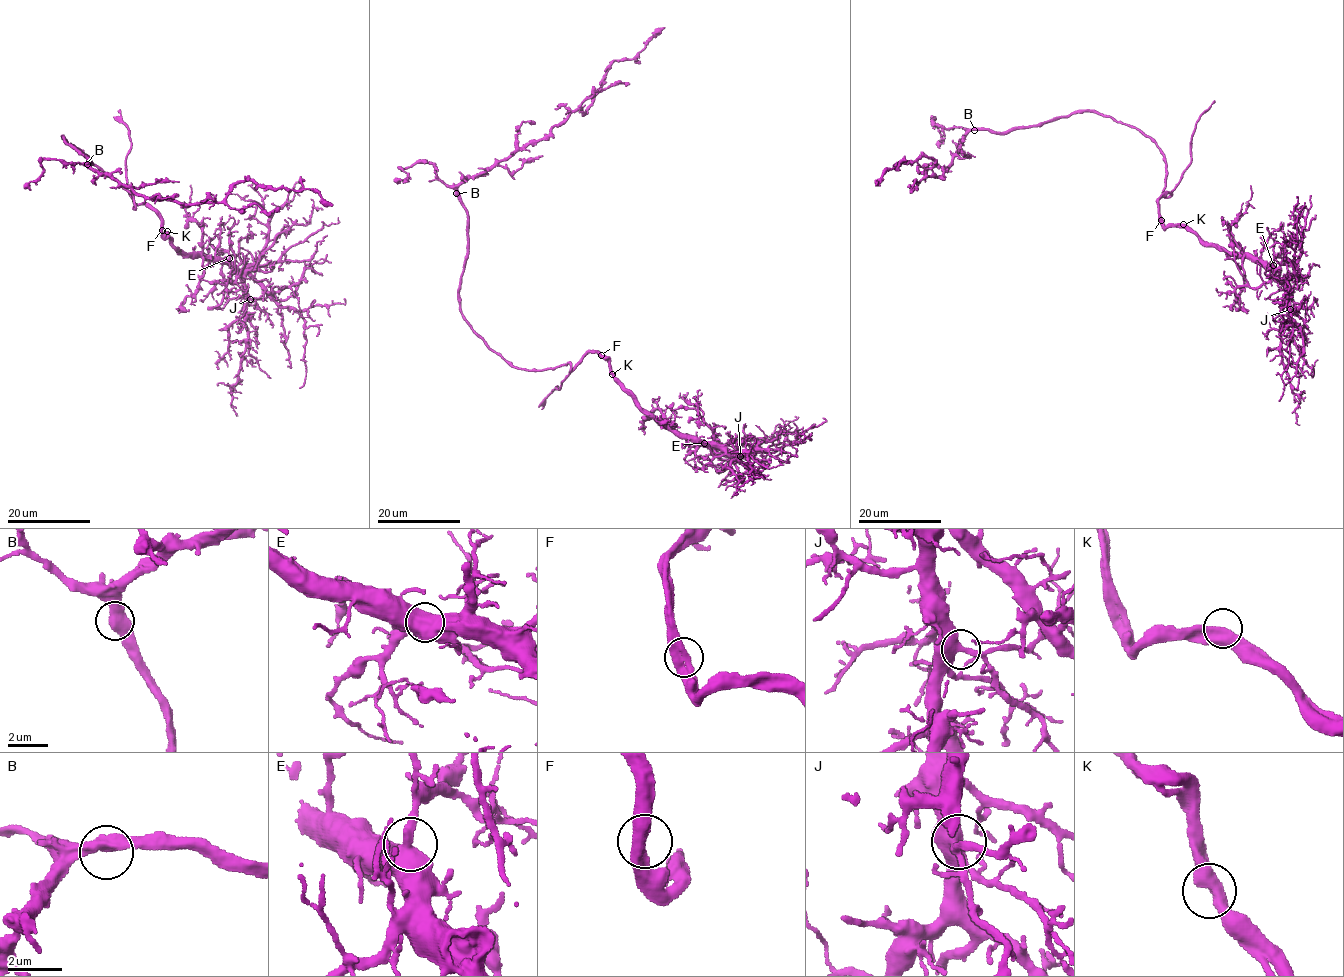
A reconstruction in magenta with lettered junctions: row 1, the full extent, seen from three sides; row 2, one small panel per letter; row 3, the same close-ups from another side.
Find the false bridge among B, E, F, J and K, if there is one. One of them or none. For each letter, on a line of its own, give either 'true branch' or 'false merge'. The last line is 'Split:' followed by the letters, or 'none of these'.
B: true branch
E: true branch
F: true branch
J: true branch
K: true branch
Split: none of these

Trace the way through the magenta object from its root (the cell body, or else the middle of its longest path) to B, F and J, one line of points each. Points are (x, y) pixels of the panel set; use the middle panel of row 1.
B: (489, 348), (472, 329), (460, 309), (459, 290), (466, 261), (467, 210), (456, 193)
F: (489, 348), (513, 366), (524, 369), (554, 369), (569, 362), (572, 370), (586, 352), (601, 355)
J: (489, 348), (524, 369), (569, 362), (572, 370), (586, 352), (599, 353), (640, 407), (740, 456)

